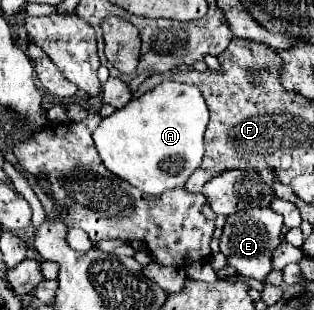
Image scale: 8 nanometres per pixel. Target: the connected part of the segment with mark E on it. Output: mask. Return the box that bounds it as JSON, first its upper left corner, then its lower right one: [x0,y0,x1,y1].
[220,208,282,284]

